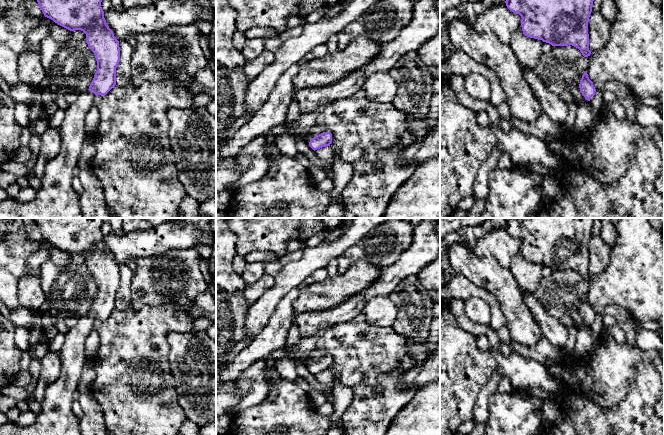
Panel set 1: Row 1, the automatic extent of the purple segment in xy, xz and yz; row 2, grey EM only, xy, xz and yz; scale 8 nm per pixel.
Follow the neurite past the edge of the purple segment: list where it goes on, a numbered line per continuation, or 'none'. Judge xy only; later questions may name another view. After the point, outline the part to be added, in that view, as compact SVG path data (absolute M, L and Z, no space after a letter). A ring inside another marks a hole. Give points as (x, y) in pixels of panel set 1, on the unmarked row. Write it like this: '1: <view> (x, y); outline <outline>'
1: xy (56, 417); outline M87 314L65 334L60 350L62 367L59 377L45 391L42 409L36 421L22 427L8 422L0 427L0 435L81 435L80 419L74 414L73 395L85 366L85 340L96 319Z

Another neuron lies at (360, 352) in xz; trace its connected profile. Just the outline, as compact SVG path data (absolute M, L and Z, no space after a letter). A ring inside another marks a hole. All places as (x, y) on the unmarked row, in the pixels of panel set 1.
M362 313L347 323L327 329L317 340L316 349L320 350L323 356L332 358L330 371L334 376L333 388L336 385L350 388L365 382L373 386L379 394L381 392L378 383L380 374L389 373L395 369L403 369L406 372L419 364L411 356L405 337L396 333L392 327L369 324Z

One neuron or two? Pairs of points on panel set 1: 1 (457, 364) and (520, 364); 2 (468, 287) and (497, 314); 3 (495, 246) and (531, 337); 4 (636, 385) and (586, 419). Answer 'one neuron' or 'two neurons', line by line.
1: one neuron
2: one neuron
3: two neurons
4: one neuron

